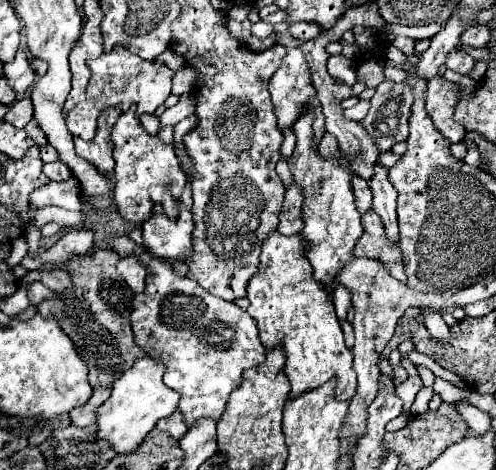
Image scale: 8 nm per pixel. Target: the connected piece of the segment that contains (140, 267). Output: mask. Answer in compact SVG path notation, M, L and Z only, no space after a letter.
M125 257L125 259L121 259L117 271L123 275L123 279L127 281L127 285L131 287L133 293L141 293L145 289L147 267L137 257Z

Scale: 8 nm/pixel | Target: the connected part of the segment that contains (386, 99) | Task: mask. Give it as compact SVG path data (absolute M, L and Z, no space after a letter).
M385 79L373 99L367 117L361 121L381 151L389 151L397 141L407 139L413 91L407 79L395 83Z

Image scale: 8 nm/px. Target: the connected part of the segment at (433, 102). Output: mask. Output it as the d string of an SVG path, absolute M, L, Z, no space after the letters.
M433 77L427 83L427 115L431 117L437 131L451 143L459 143L465 137L465 129L453 119L455 105L459 101L459 87L445 81L443 77Z

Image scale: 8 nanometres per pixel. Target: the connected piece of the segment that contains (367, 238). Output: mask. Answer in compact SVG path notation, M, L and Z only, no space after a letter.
M369 209L363 215L363 235L355 245L353 255L363 255L363 257L375 257L383 263L403 263L403 253L397 243L389 243L389 237L385 233L385 225L381 217Z

